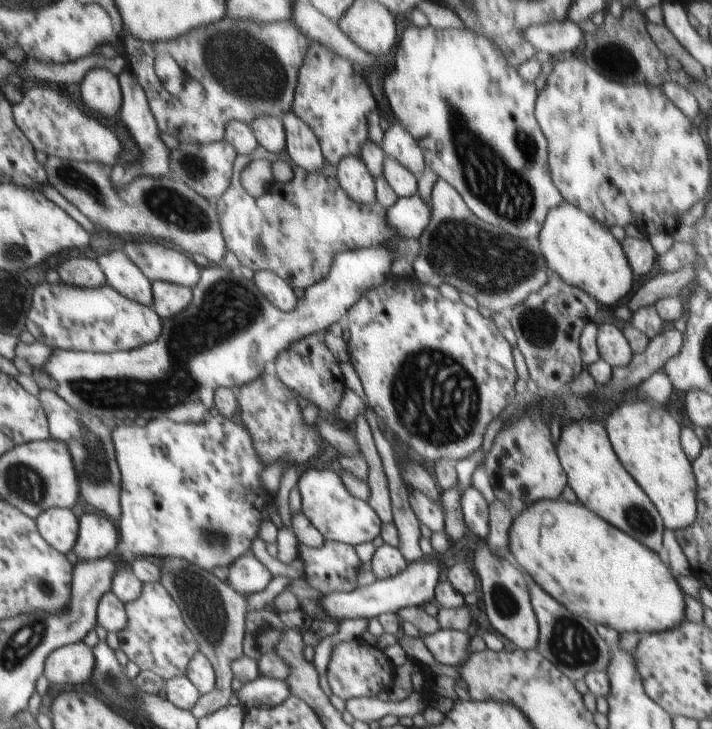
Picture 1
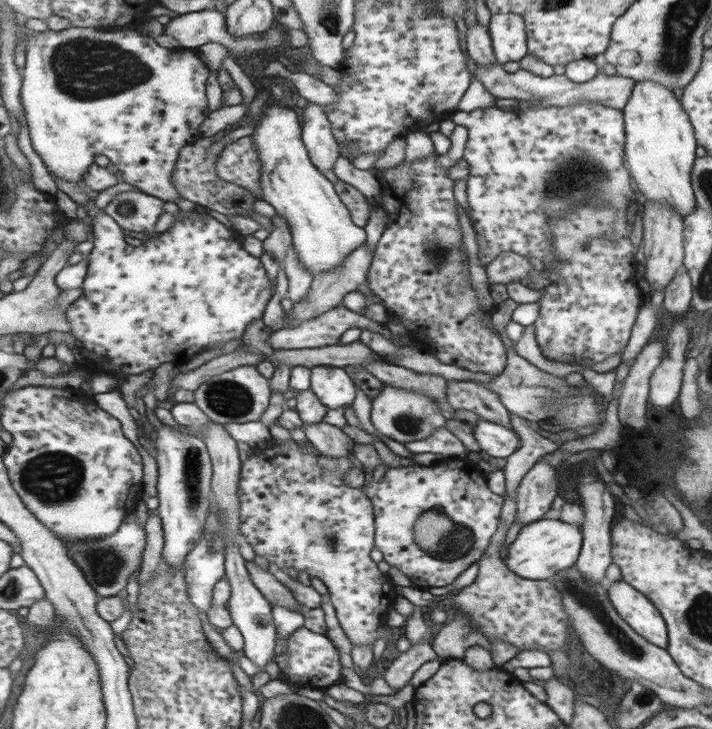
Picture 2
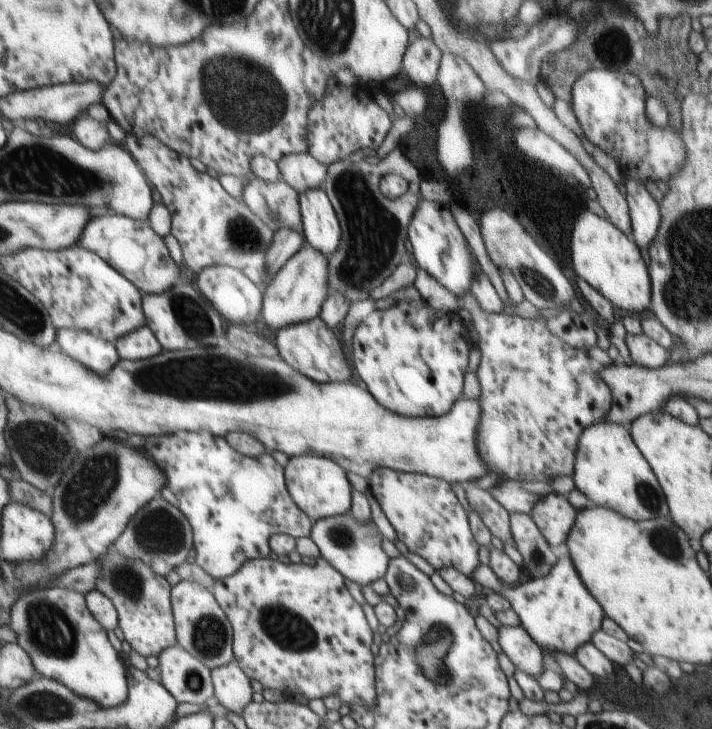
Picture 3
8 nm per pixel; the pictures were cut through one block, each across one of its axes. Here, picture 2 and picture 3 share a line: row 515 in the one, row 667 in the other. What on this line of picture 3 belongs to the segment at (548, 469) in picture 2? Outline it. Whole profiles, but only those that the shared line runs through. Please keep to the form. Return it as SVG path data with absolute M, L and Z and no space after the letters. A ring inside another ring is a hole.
M523 625L500 626L498 644L502 648L502 653L508 655L517 670L522 670L534 678L543 674L545 670L543 648L532 640L531 633Z

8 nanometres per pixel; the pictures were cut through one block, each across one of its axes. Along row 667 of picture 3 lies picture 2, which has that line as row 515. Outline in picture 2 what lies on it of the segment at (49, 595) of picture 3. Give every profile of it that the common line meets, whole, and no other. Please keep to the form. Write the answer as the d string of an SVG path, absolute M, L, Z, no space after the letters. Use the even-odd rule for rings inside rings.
M28 386L9 392L8 396L2 402L3 424L6 431L10 431L14 435L14 441L7 448L8 455L5 457L8 470L11 474L12 484L16 486L16 490L20 492L20 496L24 498L24 502L28 504L28 508L51 527L57 535L62 539L70 540L70 542L80 542L80 540L104 540L108 536L115 535L119 532L124 521L134 511L137 504L143 500L144 482L144 458L138 450L138 446L132 442L123 430L123 422L120 418L116 418L114 414L110 414L108 410L98 406L95 397L88 394L82 394L81 391L72 387L56 388L54 386Z

